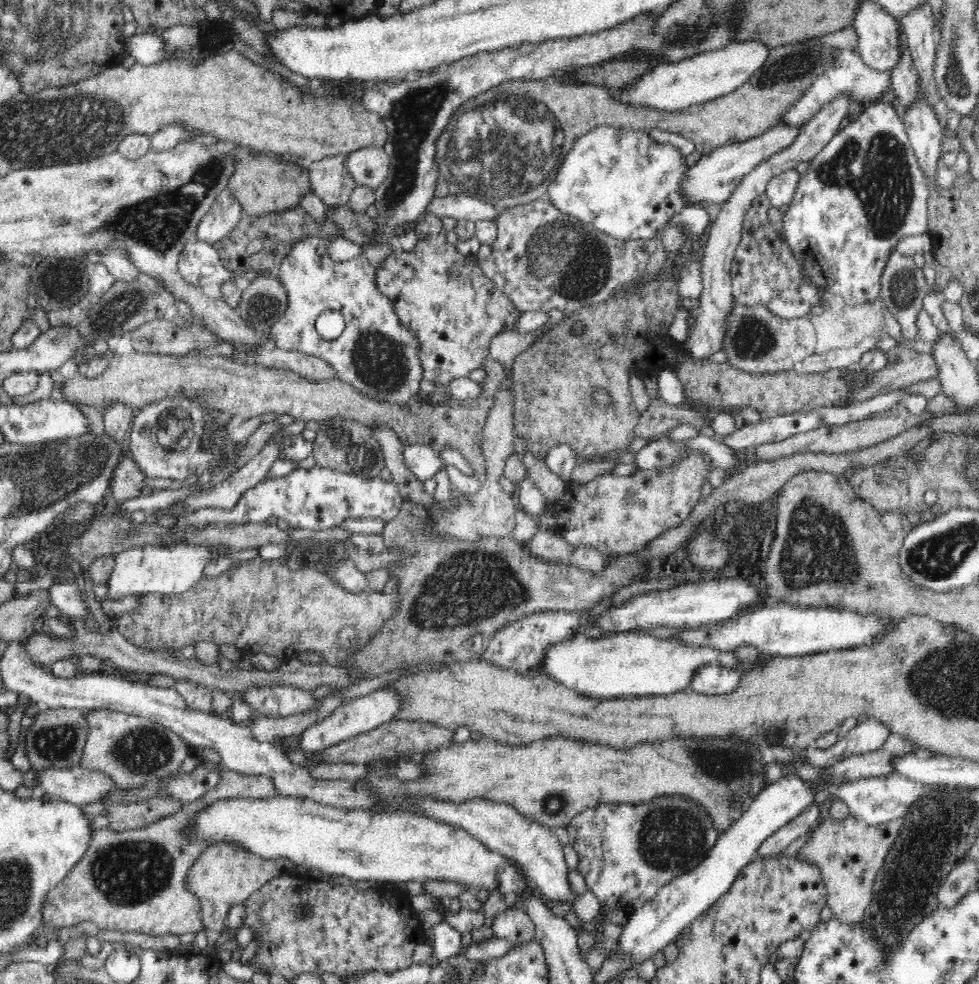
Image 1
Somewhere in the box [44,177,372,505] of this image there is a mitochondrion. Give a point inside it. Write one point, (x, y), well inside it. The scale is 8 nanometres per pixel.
(173, 419)

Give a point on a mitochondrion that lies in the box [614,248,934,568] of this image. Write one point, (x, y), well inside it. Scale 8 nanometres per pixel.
(754, 338)

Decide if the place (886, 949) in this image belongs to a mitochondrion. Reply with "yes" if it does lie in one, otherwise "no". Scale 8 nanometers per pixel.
no

